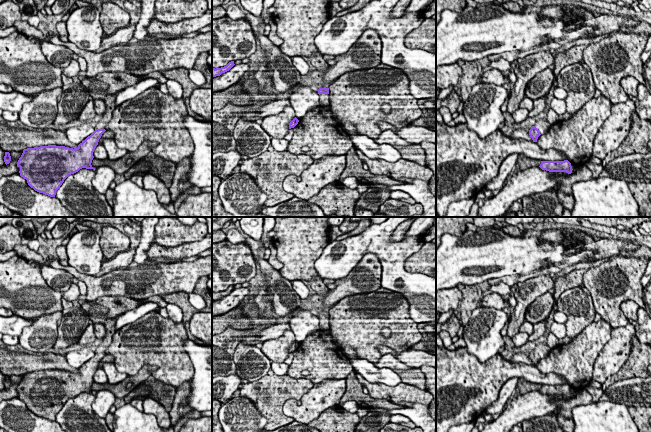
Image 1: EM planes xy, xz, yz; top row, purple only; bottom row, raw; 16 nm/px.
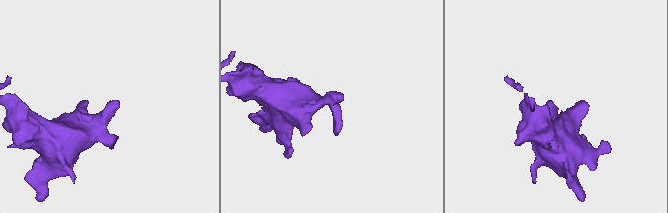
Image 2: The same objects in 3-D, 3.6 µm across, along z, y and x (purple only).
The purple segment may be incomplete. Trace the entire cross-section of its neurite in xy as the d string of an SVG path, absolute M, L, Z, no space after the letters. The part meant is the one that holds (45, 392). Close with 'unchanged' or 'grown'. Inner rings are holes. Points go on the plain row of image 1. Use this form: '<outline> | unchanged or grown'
M117 317L114 319L106 319L103 324L106 334L102 343L97 347L95 355L82 365L77 372L73 373L65 370L48 369L23 374L23 377L17 386L17 391L20 392L20 400L27 404L27 407L31 412L39 417L55 421L56 415L69 399L78 396L82 392L95 393L91 389L94 382L93 376L98 369L102 358L106 355L105 350L112 342L112 337L115 333L116 319Z | grown

